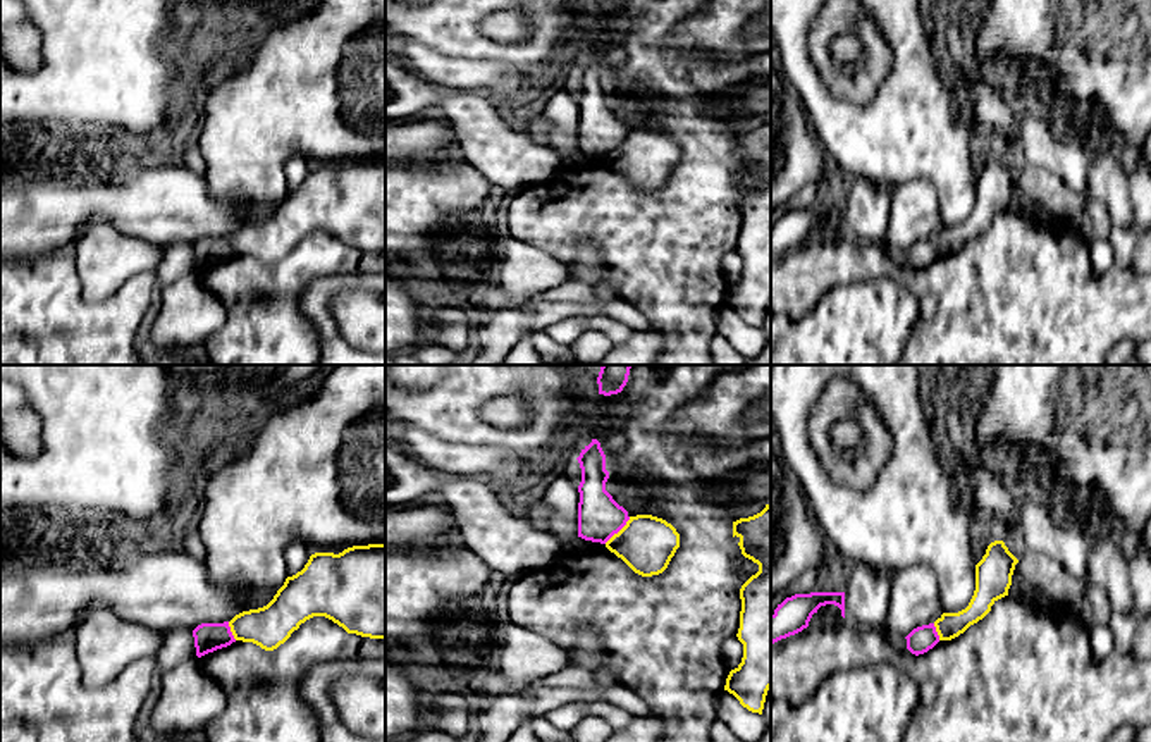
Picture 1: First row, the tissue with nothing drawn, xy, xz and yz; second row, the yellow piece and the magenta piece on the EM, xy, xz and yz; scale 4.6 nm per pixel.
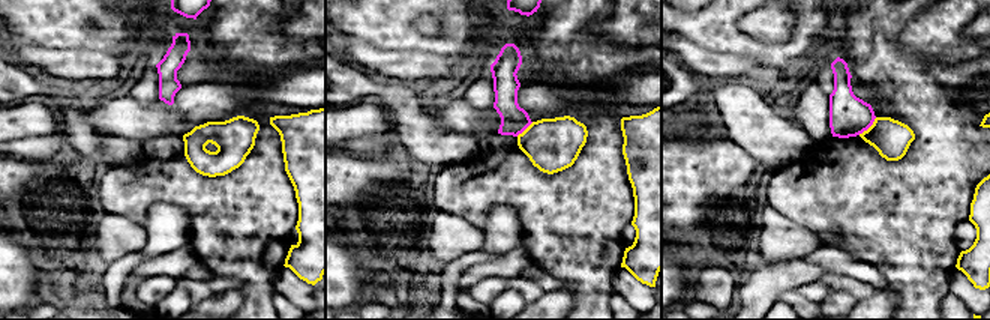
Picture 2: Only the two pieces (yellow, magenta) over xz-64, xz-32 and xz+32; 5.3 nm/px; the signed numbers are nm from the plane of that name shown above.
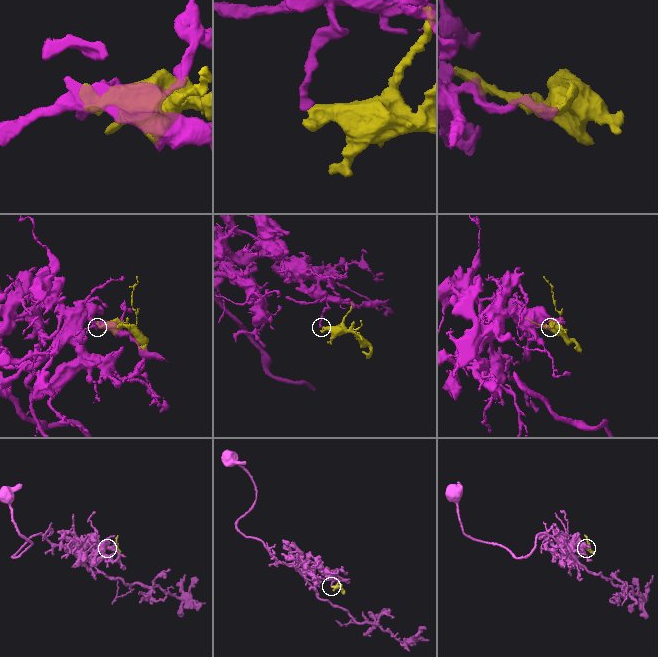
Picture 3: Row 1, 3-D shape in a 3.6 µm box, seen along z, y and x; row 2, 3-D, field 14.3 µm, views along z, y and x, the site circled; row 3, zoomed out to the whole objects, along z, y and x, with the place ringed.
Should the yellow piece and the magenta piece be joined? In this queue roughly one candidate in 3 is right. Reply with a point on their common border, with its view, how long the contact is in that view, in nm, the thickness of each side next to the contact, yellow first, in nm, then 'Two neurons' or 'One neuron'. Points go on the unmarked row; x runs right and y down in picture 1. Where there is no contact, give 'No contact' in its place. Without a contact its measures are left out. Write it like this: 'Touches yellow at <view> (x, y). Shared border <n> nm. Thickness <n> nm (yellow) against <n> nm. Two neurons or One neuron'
Touches yellow at xz (620, 145). Shared border 180 nm. Thickness 260 nm (yellow) against 200 nm. Two neurons

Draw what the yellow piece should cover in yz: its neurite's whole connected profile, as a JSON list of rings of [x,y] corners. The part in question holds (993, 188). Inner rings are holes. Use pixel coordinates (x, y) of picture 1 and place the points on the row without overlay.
[[[1003,155],[991,157],[982,174],[976,179],[976,205],[969,220],[958,227],[943,227],[934,236],[939,255],[958,251],[970,239],[982,234],[998,213],[1008,210],[1017,177],[1019,174]]]

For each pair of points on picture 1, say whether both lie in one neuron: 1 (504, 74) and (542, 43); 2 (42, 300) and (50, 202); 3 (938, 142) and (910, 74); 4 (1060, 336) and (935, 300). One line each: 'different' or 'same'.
1: different
2: different
3: same
4: same

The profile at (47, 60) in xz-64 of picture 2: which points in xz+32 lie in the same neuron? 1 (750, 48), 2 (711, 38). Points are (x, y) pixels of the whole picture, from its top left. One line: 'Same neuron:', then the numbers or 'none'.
Same neuron: none

